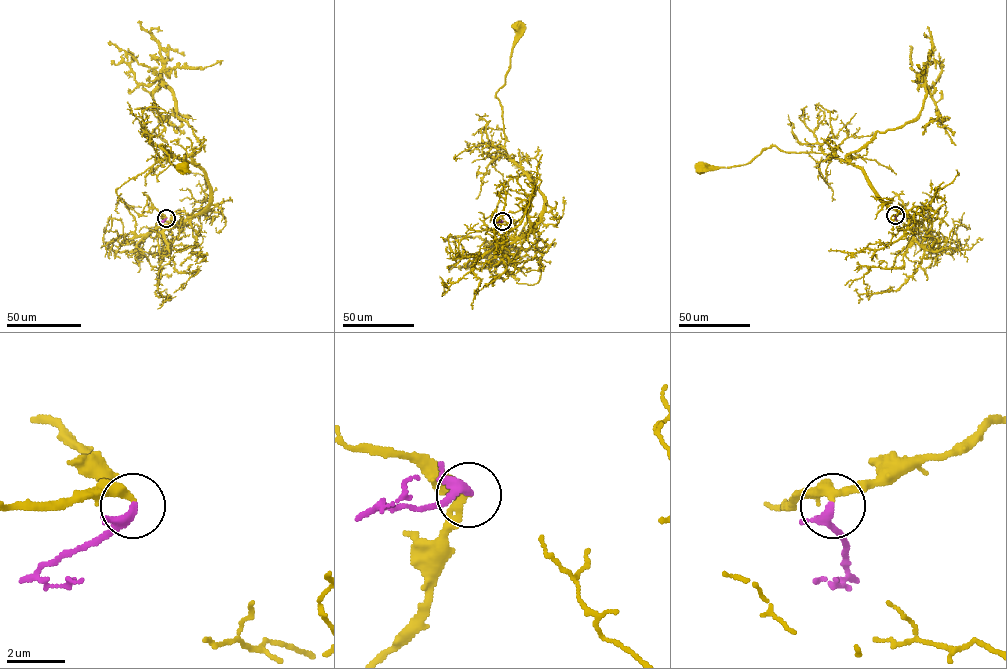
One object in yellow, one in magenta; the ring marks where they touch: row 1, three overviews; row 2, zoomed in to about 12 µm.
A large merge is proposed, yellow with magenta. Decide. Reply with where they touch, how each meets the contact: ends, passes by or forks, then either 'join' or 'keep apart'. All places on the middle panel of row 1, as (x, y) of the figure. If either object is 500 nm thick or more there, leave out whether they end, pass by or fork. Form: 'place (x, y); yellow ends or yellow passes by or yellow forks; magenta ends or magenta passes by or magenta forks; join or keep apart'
place (502, 221); yellow passes by; magenta passes by; join

